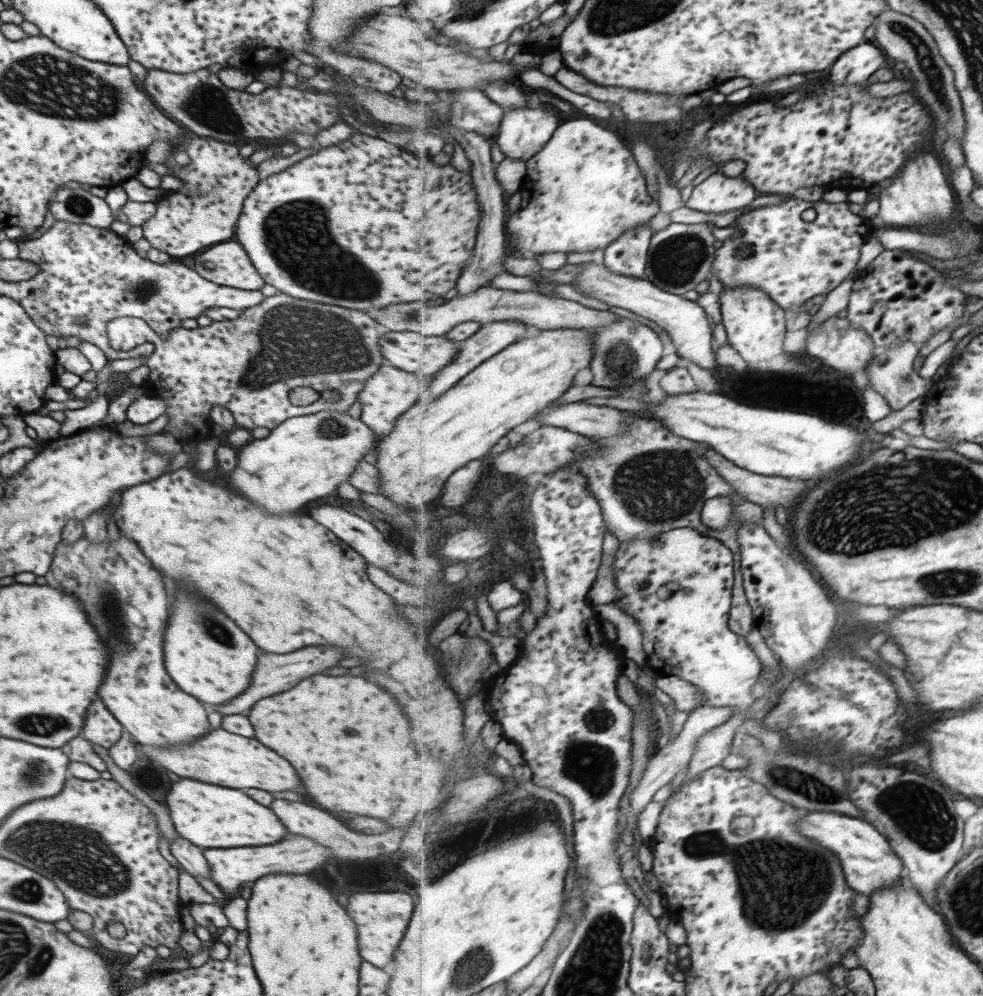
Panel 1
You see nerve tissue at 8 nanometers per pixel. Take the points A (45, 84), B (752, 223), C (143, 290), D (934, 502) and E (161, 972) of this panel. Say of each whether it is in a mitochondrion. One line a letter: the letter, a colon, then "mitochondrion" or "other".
A: mitochondrion
B: other
C: mitochondrion
D: mitochondrion
E: other

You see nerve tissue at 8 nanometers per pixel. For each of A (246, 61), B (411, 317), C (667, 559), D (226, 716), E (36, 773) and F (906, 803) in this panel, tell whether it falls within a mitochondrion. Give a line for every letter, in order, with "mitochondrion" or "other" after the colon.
A: other
B: mitochondrion
C: other
D: other
E: mitochondrion
F: mitochondrion

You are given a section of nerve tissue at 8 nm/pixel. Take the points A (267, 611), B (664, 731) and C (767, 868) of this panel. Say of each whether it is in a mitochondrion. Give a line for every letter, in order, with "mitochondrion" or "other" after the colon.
A: other
B: other
C: mitochondrion

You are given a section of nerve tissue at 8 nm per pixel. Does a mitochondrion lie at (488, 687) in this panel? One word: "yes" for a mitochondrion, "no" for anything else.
no

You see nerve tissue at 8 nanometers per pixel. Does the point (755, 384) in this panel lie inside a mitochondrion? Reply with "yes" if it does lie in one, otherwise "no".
no

